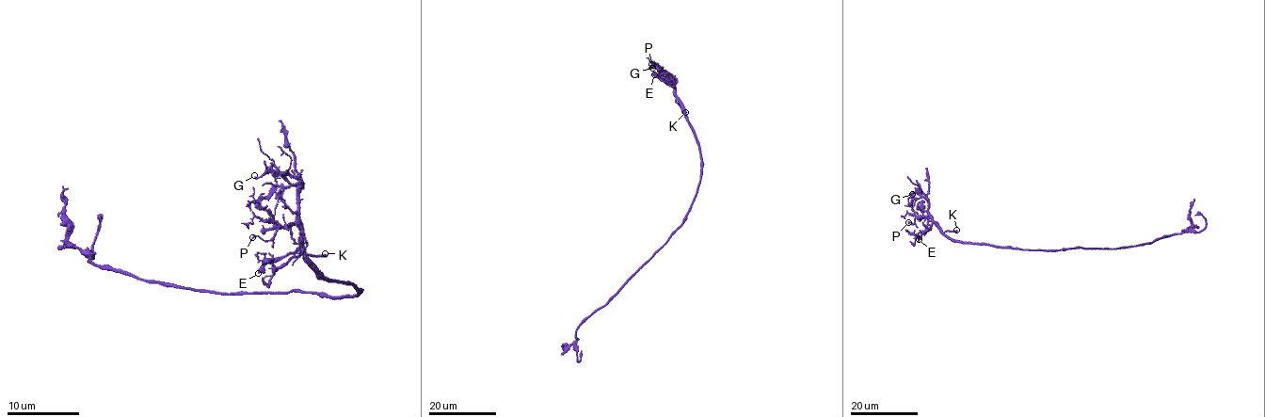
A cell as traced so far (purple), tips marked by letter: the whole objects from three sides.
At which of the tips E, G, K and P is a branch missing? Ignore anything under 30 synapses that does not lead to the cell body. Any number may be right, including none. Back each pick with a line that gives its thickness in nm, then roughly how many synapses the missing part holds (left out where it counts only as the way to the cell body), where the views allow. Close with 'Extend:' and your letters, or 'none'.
K: calibre 320 nm
Extend: K

